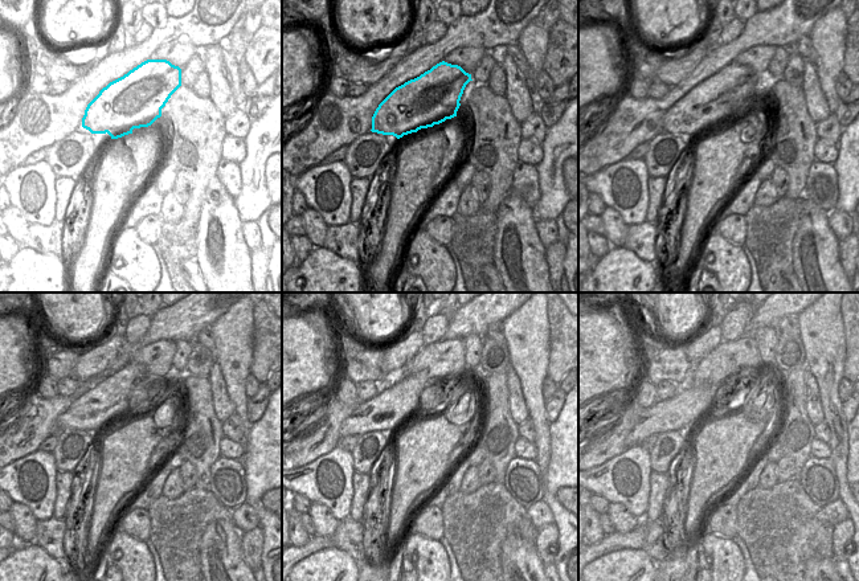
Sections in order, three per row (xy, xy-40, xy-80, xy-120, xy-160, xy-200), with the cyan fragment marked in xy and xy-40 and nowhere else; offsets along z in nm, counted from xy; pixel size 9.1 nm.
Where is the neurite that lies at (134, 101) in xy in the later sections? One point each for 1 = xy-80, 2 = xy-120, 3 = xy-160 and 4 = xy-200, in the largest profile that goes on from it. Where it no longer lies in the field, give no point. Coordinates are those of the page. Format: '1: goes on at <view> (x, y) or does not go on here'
1: goes on at xy-80 (728, 94)
2: goes on at xy-120 (125, 393)
3: goes on at xy-160 (391, 406)
4: goes on at xy-200 (680, 413)

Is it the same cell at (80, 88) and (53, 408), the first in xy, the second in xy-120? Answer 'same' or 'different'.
same

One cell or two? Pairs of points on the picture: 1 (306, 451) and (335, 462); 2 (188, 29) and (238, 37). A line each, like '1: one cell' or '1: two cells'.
1: two cells
2: two cells

